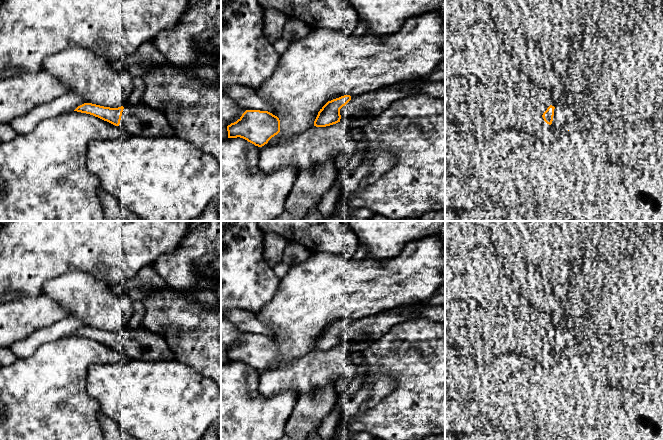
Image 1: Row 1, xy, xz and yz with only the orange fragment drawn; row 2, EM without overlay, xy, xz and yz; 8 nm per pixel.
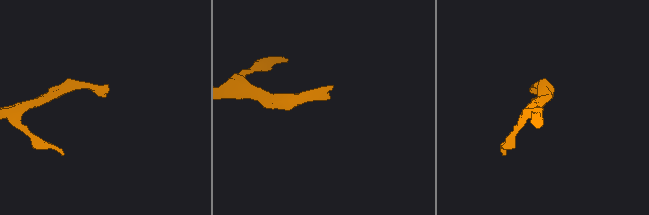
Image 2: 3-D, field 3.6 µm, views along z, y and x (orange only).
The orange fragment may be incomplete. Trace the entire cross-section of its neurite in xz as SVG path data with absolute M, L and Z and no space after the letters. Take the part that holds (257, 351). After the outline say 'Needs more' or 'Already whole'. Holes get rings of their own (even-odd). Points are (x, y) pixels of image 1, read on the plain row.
M246 334L234 347L227 350L228 362L243 362L262 371L280 356L280 344L268 335Z. Already whole

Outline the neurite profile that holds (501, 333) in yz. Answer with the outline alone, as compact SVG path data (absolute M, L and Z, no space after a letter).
M492 301L476 302L475 326L482 338L482 347L486 348L492 357L507 353L518 353L528 357L531 361L544 366L551 365L557 356L547 348L543 341L535 336L522 319L508 315L499 305Z

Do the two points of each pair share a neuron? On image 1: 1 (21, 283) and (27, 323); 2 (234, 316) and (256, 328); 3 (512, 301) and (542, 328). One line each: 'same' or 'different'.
1: different
2: same
3: different

